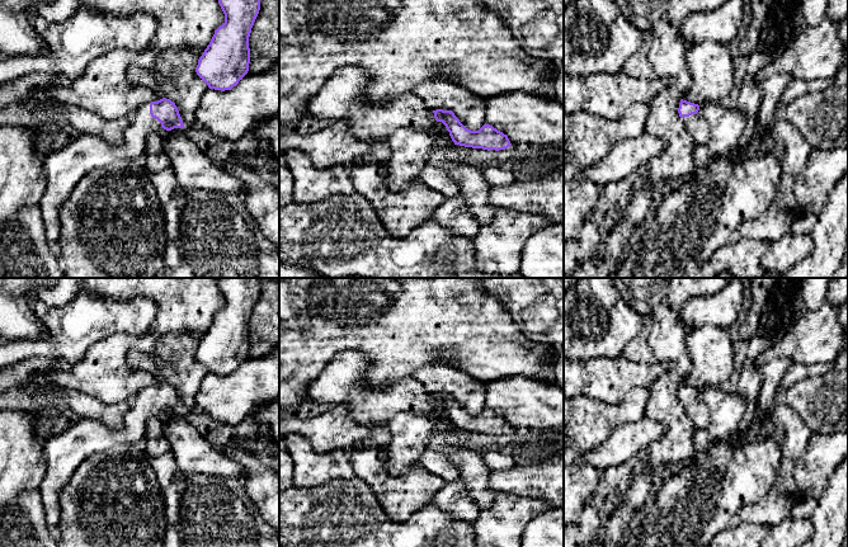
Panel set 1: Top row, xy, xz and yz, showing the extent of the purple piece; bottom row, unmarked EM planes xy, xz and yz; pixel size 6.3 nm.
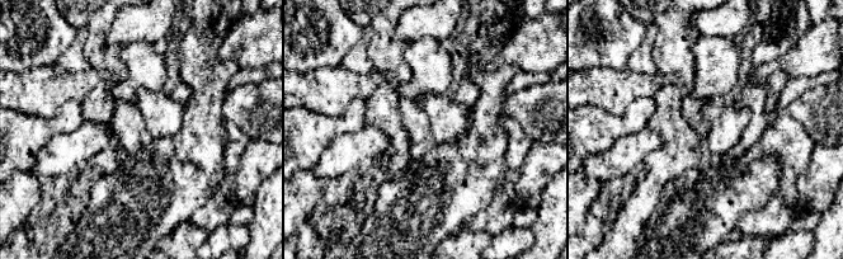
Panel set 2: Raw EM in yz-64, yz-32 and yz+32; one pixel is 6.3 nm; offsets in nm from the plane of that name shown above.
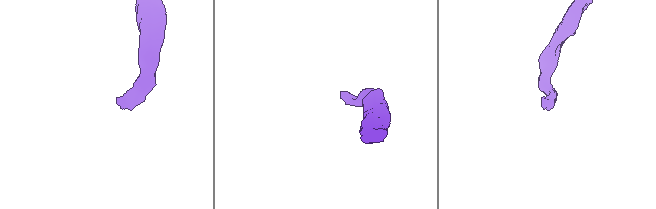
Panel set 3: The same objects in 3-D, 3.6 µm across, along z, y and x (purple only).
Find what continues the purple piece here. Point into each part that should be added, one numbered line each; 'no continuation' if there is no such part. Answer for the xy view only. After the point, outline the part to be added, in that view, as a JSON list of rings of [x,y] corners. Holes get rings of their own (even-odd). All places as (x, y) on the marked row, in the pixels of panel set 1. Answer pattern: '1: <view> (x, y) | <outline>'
1: xy (64, 166) | [[[150,103],[137,108],[129,119],[121,145],[93,135],[72,135],[43,157],[46,188],[38,208],[51,246],[60,236],[60,209],[85,174],[122,161],[142,161],[147,137],[169,133],[151,117]]]

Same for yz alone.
1: yz (696, 126) | [[[698,113],[682,118],[682,123],[696,146],[707,143],[710,128],[707,122]]]

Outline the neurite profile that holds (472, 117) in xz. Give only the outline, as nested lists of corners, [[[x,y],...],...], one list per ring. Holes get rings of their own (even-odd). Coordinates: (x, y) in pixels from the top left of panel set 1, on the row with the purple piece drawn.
[[[421,81],[413,90],[425,107],[452,110],[460,122],[471,131],[479,131],[485,122],[485,107],[468,90],[447,81]]]

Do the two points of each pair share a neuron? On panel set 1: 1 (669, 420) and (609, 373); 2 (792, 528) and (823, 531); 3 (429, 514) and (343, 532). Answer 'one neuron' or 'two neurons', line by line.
1: two neurons
2: two neurons
3: one neuron

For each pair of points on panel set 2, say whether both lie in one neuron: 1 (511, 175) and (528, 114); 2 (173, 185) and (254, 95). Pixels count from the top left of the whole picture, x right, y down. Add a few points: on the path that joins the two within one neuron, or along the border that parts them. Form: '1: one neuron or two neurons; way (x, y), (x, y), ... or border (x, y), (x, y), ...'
1: two neurons; border (505, 114), (512, 117), (533, 141)
2: two neurons; border (229, 93), (222, 107), (224, 117)

